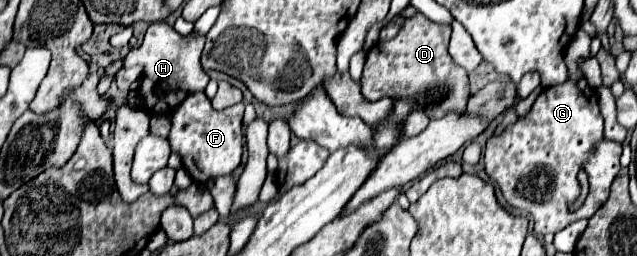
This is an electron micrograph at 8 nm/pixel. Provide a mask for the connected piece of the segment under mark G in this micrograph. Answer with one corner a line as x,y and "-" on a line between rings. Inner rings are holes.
579,29
573,41
569,43
567,55
565,55
565,63
569,67
569,79
563,85
545,87
537,97
537,101
533,103
531,111
519,117
513,125
507,125
501,135
489,137
483,151
487,175
501,187
503,197
511,207
521,209
533,217
535,235
557,233
577,219
589,219
591,215
595,215
601,203
605,203
605,199
609,197
609,187
621,171
621,165
619,165
621,143
603,139
603,117
597,105
597,89
593,89
577,69
577,59
589,57
589,43
591,43
591,37
583,29
-
581,167
587,169
587,175
589,175
589,193
583,205
577,211
571,211
569,205
577,201
577,197
581,195
581,185
577,179
577,173

